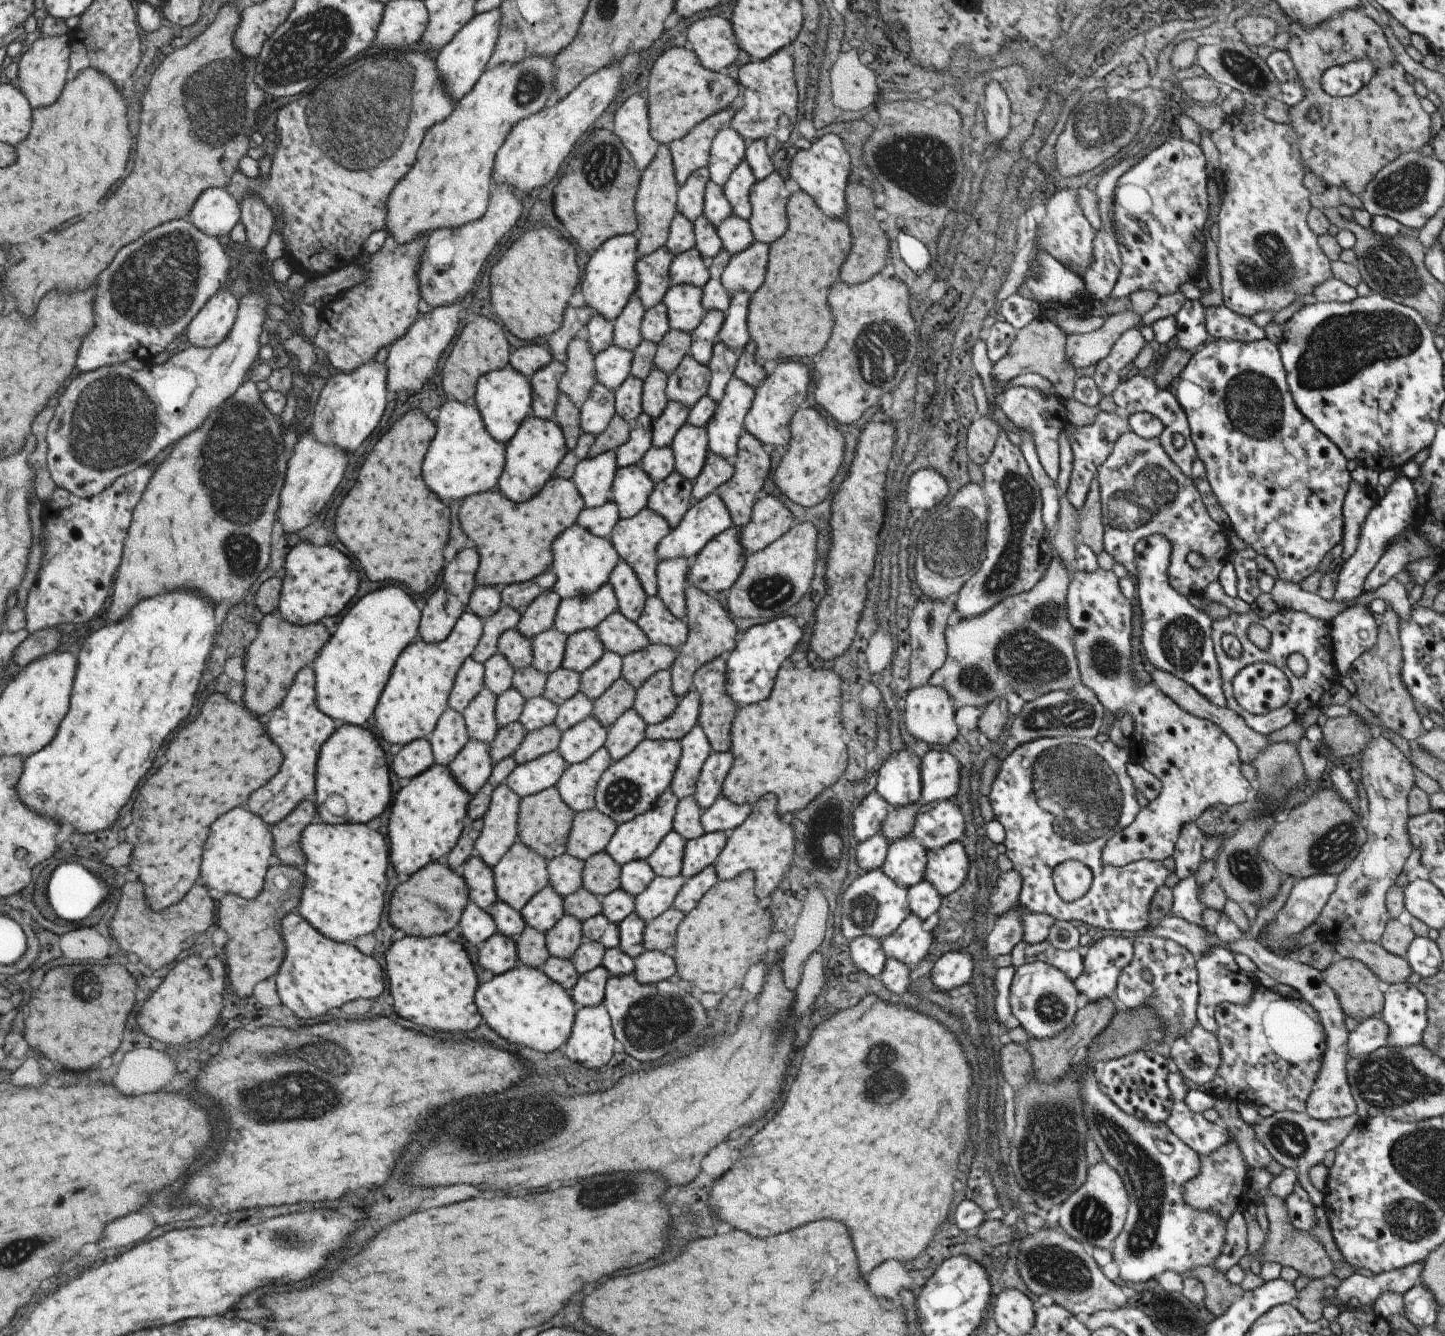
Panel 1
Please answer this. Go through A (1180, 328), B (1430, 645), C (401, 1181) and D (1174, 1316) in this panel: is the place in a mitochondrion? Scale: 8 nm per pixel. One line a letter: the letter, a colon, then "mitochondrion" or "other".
A: other
B: other
C: other
D: mitochondrion

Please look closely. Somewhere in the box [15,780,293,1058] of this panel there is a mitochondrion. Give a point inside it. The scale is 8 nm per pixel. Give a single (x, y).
(86, 985)

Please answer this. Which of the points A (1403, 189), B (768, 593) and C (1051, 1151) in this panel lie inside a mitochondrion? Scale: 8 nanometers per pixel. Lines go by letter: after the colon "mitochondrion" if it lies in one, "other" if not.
A: mitochondrion
B: mitochondrion
C: mitochondrion

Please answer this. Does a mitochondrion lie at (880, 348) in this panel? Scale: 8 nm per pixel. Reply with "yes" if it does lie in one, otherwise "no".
yes

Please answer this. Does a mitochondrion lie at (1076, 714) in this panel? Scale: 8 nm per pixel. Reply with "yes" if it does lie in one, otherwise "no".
yes

